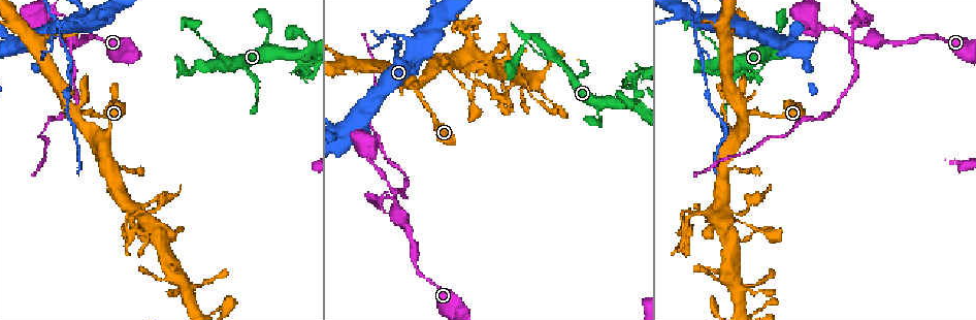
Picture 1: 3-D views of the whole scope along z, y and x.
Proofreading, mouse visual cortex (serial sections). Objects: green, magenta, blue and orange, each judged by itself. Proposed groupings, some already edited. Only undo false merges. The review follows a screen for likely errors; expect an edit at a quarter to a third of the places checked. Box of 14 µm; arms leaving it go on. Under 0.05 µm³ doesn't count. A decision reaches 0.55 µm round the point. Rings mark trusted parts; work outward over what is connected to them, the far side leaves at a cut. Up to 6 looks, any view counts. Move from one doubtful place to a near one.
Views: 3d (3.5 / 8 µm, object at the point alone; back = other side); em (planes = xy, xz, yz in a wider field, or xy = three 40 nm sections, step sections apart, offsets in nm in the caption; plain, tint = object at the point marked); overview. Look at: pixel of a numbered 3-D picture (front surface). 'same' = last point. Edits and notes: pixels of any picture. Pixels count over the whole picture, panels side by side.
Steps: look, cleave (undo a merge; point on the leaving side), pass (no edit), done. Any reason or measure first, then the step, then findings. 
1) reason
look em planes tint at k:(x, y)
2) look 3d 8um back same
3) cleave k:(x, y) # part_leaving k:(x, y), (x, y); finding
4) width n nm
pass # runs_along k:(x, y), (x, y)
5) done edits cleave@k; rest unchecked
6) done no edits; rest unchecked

abrupt turn
look 3d 3.5um at 1:(393, 193)

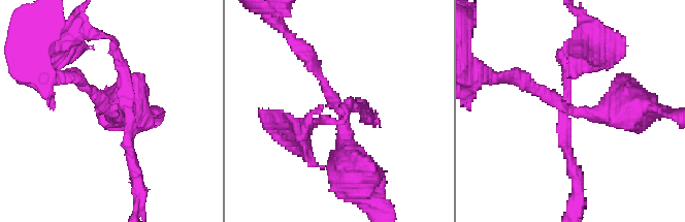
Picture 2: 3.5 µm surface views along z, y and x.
cleave 2:(565, 140) # part_leaving 2:(118, 108), (127, 108), (139, 194); a second cell is stuck on

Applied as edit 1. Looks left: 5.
look overview

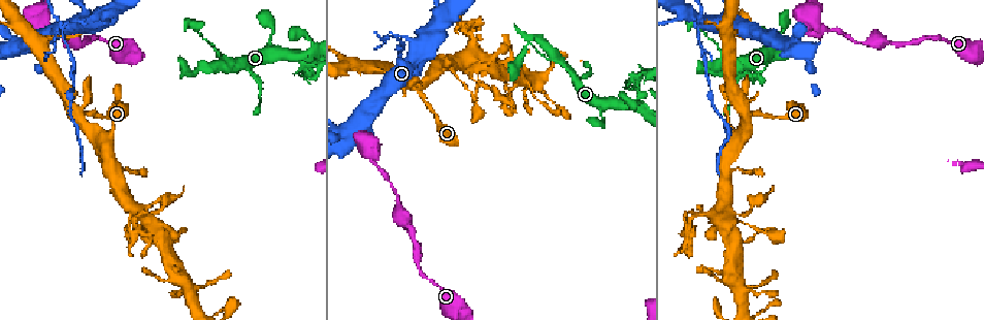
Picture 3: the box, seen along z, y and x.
a narrow waist
look 3d 3.5um at 3:(746, 117)

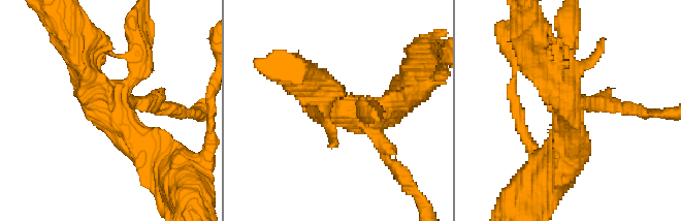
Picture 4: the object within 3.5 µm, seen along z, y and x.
arms 4; arm_widths 200, 250, 450, 500 nm
look em planes tint at 4:(124, 111)

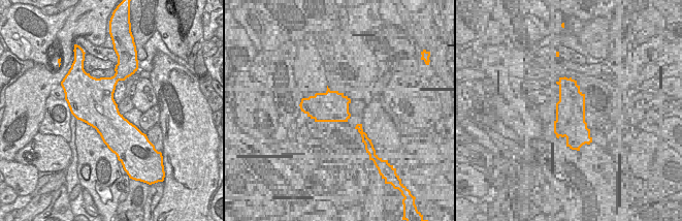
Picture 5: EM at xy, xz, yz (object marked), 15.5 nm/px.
width 650 nm
pass # runs_along 4:(624, 107), (579, 104), (563, 167); one cell here

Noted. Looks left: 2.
thick turns thin
look 3d 8um at 3:(718, 49)

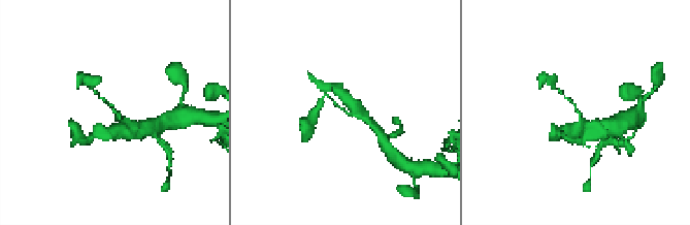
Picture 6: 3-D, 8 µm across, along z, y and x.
arm_widths 100, 300 nm
look em planes tint at 6:(117, 113)

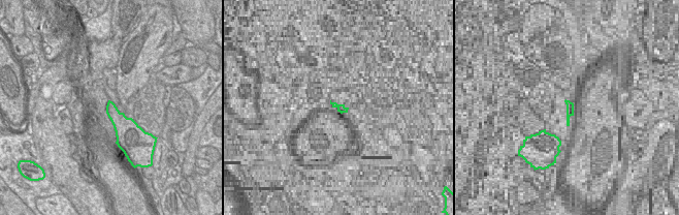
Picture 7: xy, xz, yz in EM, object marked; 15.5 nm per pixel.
pass # runs_along 6:(136, 130), (98, 94); continuous, no second cell

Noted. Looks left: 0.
done edits cleave@2; rest unchecked

